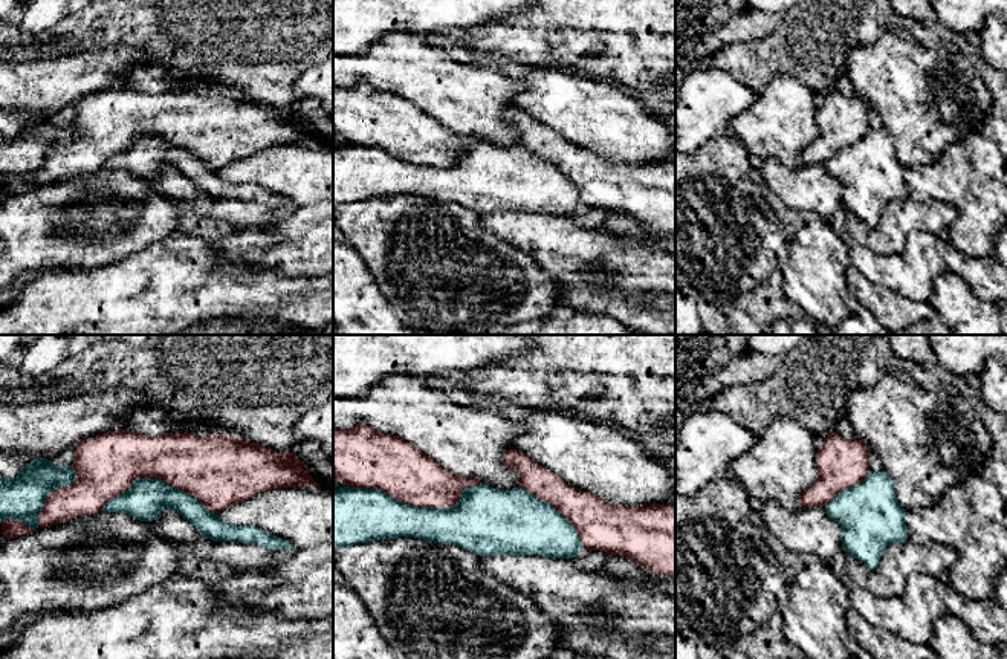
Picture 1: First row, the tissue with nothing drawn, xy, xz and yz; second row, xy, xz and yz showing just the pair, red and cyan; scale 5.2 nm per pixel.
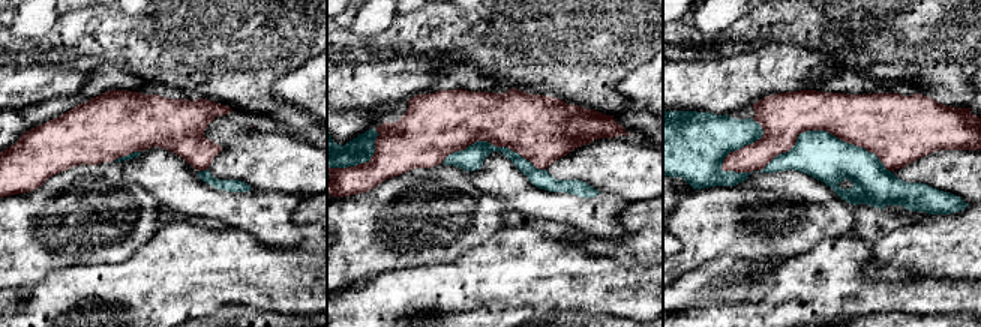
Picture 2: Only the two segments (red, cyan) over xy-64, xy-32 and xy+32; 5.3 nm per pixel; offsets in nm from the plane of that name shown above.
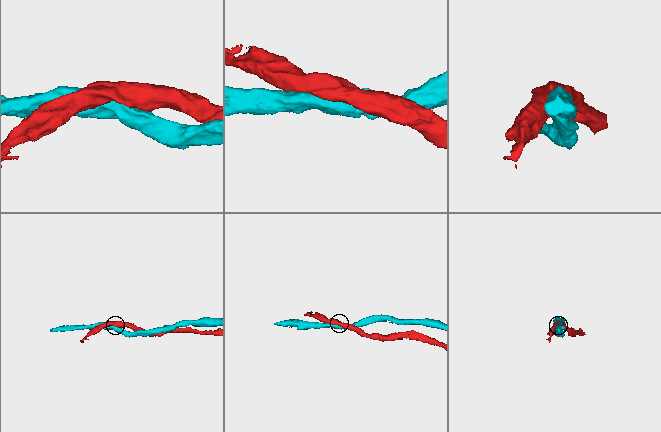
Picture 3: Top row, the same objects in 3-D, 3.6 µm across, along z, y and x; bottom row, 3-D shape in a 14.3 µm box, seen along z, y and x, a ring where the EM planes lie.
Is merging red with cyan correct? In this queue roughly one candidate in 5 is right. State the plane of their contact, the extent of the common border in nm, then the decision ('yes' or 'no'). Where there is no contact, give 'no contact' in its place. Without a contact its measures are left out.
contact in xz; length 700 nm; no

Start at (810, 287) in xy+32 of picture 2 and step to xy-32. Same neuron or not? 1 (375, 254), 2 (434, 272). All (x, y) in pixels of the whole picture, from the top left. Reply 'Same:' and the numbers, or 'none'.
Same: 2

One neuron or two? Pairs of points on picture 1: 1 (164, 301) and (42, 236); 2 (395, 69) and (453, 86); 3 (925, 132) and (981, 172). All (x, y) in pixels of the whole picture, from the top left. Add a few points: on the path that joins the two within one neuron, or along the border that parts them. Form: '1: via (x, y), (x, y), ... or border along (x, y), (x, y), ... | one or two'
1: border along (133, 254), (116, 263), (71, 271) | two
2: via (408, 69), (422, 74), (439, 86) | one
3: border along (977, 129), (952, 141), (931, 162), (914, 165) | two

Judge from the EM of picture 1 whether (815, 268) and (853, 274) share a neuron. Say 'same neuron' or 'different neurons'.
different neurons

